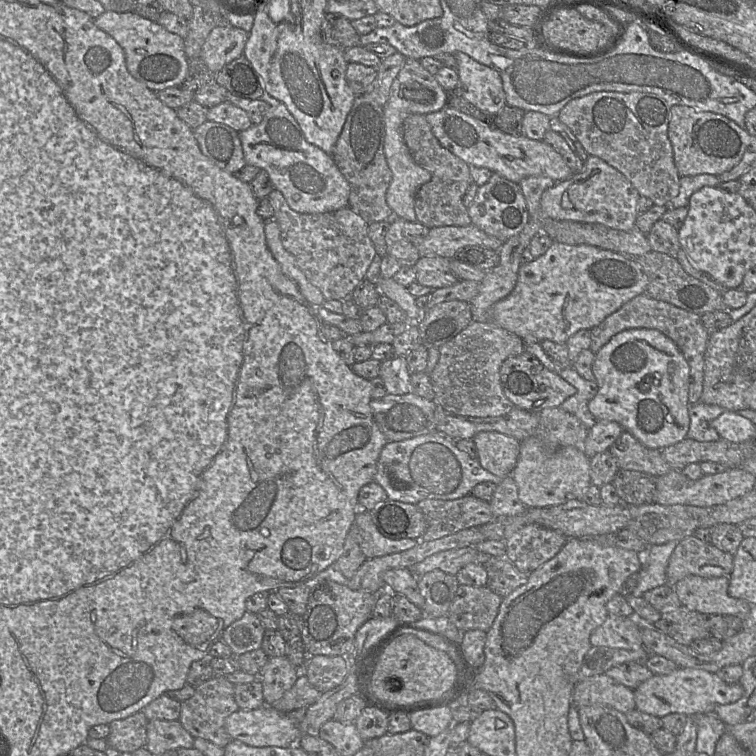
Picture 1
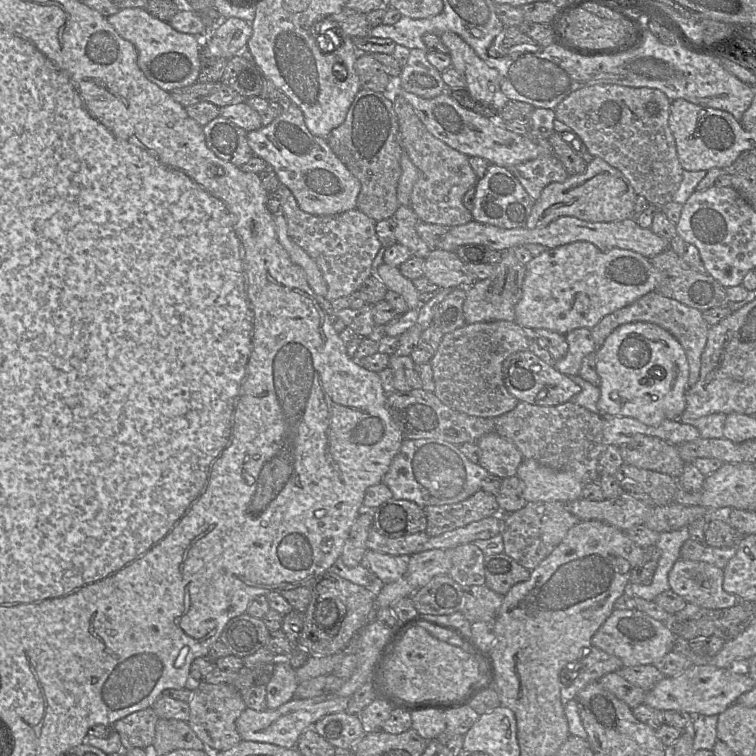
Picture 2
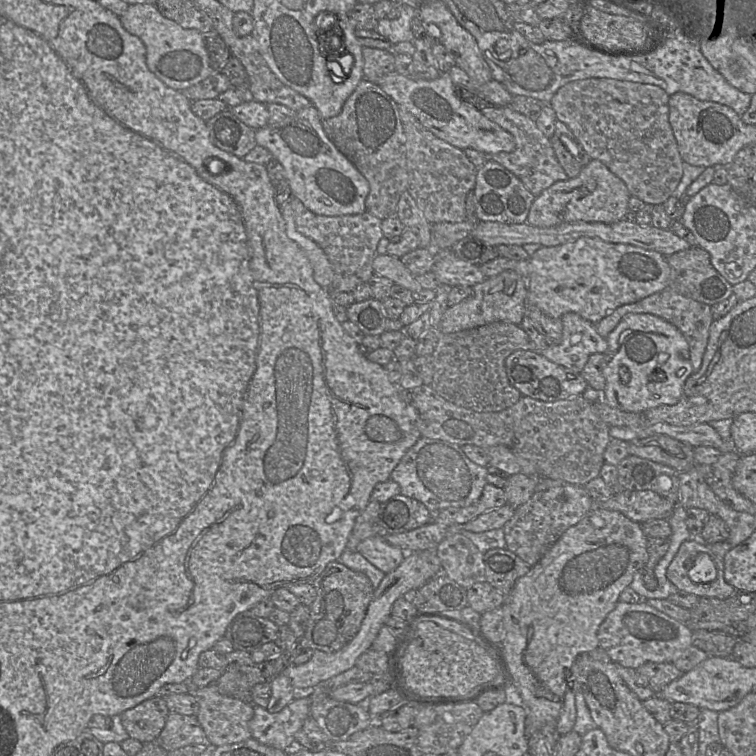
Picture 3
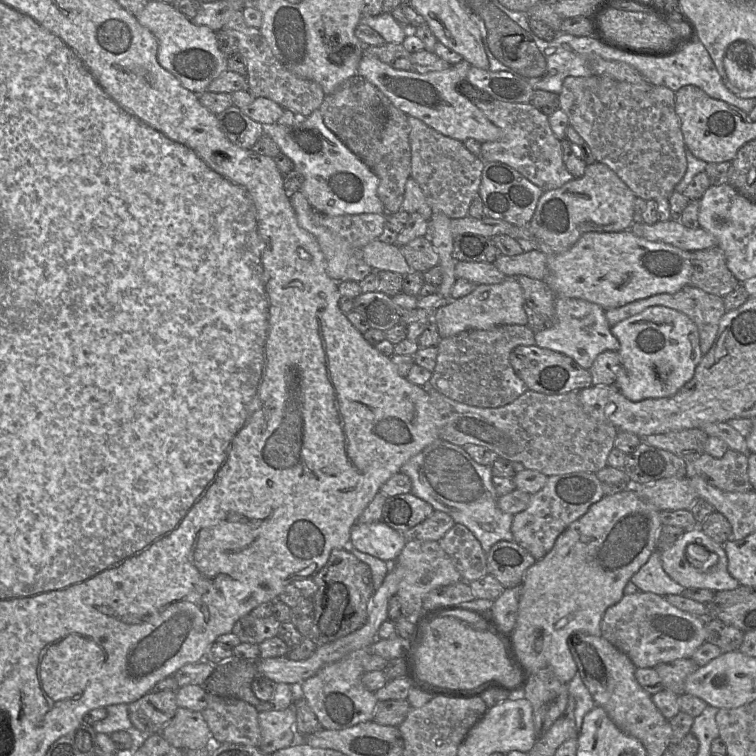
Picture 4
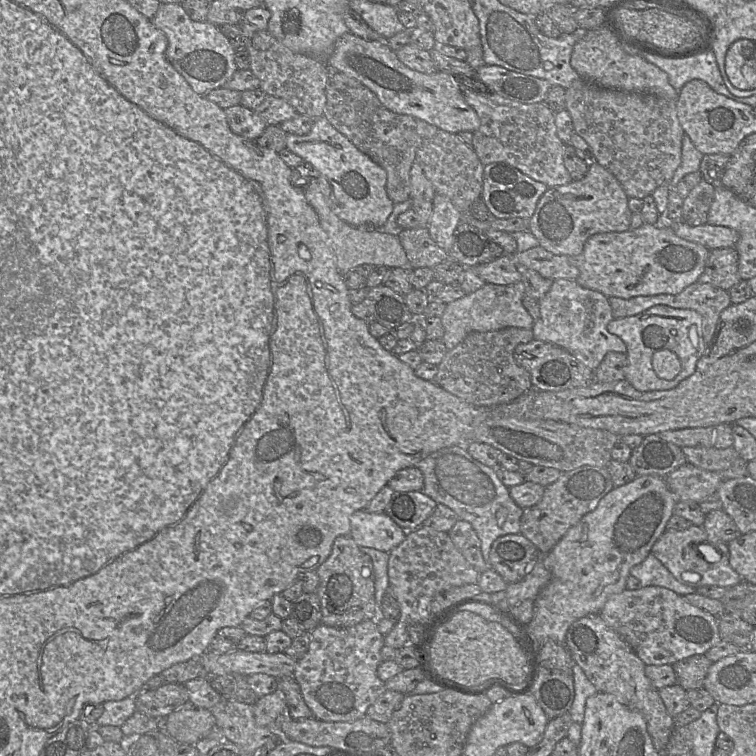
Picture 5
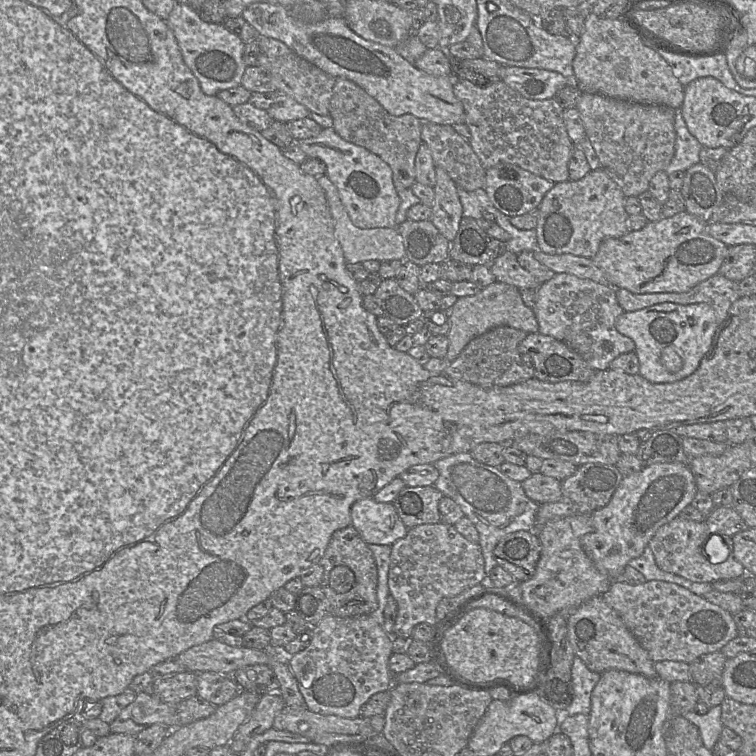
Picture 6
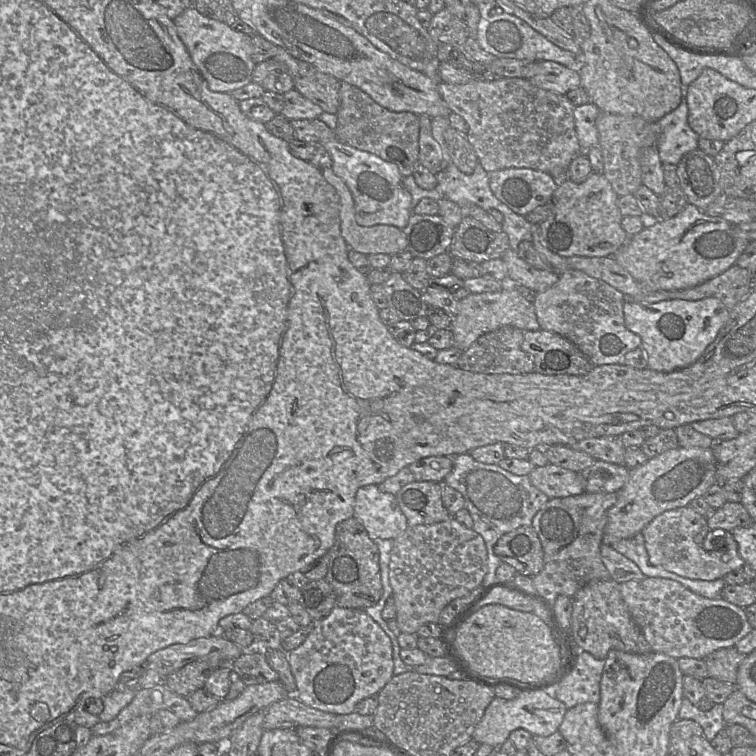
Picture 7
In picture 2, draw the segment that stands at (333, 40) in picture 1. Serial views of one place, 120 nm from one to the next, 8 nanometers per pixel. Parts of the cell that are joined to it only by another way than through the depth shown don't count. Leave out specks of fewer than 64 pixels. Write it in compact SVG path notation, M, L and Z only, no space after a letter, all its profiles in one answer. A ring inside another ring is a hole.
M344 7L339 13L329 15L318 22L323 23L319 26L321 34L318 36L327 36L324 31L328 29L335 30L338 36L347 35L352 38L369 36L370 25L366 14Z

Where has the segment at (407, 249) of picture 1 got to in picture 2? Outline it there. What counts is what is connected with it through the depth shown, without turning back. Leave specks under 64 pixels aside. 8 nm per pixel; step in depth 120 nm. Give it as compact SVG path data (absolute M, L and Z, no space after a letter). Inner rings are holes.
M399 205L393 217L397 223L396 242L407 247L411 256L426 258L431 250L417 234L416 226L420 219L413 208Z

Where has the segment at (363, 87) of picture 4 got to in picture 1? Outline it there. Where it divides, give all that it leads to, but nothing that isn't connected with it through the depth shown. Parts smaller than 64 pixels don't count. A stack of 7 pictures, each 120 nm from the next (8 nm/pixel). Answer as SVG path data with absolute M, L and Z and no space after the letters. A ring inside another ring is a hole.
M369 94L357 95L332 153L336 165L350 185L348 206L369 224L385 221L394 216L386 201L392 171L384 153L383 106Z

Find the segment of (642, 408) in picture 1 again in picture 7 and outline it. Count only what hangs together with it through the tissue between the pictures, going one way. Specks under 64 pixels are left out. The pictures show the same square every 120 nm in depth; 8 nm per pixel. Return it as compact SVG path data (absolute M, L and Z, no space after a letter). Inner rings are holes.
M625 296L623 311L626 328L642 340L641 347L647 354L648 368L665 373L694 364L730 317L730 311L714 297L697 301L674 299L641 304Z

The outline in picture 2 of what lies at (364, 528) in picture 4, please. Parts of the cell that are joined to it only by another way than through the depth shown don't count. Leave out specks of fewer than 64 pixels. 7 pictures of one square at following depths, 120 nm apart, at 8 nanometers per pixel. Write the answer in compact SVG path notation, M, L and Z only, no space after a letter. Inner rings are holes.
M369 550L364 554L364 563L382 583L400 579L407 571L409 556L395 556Z

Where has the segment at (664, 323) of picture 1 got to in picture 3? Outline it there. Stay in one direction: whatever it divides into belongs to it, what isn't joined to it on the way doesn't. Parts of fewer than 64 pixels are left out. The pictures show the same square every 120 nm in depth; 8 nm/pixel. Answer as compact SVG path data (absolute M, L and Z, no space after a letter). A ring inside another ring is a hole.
M670 287L654 293L638 302L625 304L616 308L602 320L595 324L595 328L600 336L607 340L609 334L619 324L621 319L627 314L646 313L658 316L677 327L689 344L690 360L694 372L697 372L702 365L703 356L708 344L710 326L714 321L711 306L685 297Z

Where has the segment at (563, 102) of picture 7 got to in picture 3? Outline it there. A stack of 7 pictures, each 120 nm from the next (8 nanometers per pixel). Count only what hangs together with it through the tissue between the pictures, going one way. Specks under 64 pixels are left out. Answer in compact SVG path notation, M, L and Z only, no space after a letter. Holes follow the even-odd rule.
M493 106L480 111L485 117L511 133L515 139L515 149L512 152L486 154L487 161L492 159L512 172L535 197L553 183L569 178L557 160L550 139L539 130L535 121L514 111L510 106Z

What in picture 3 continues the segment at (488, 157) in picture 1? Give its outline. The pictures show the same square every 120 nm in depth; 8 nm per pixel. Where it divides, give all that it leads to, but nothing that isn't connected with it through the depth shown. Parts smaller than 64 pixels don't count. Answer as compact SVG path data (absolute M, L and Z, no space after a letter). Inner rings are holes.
M393 71L382 76L378 80L378 86L398 106L404 106L436 137L461 150L472 148L484 154L495 154L512 152L515 149L515 139L511 133L485 117L475 106L455 95L455 85L448 72L441 73L433 80L415 80Z

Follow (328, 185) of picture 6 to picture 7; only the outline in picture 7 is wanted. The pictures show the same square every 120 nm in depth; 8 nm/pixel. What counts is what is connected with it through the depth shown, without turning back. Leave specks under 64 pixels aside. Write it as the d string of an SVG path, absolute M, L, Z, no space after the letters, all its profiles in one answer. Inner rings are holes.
M332 168L323 169L322 174L339 195L341 235L349 246L349 251L354 250L366 256L372 254L392 256L407 250L407 237L401 228L385 224L368 227L357 224L354 200L345 182Z

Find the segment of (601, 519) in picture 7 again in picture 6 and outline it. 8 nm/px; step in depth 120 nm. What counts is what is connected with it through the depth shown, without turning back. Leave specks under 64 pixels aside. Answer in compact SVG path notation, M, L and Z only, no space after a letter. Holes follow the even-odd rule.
M592 513L555 518L540 530L541 553L536 570L528 580L520 583L523 600L520 604L531 615L550 618L562 609L574 609L609 590L612 580L595 567L581 545L581 538L592 530Z

